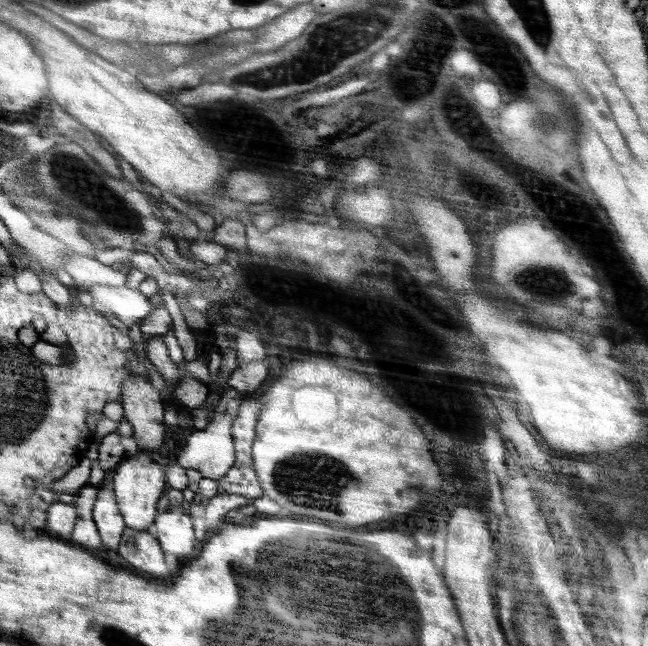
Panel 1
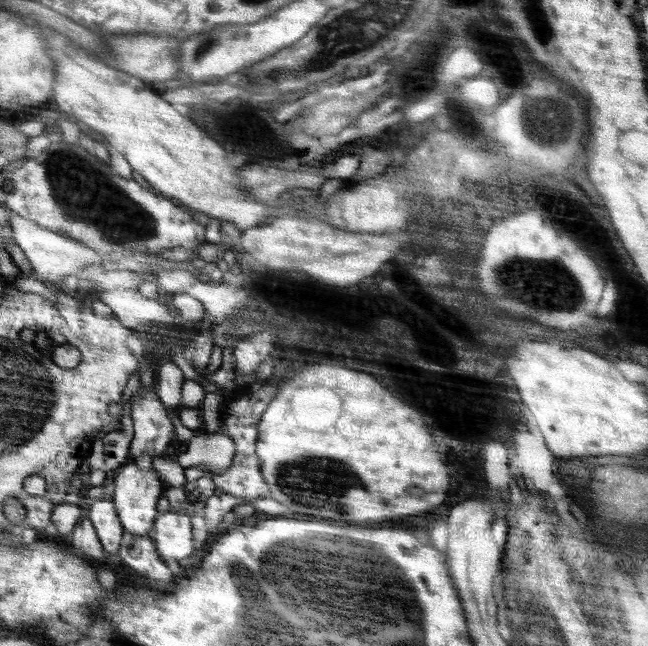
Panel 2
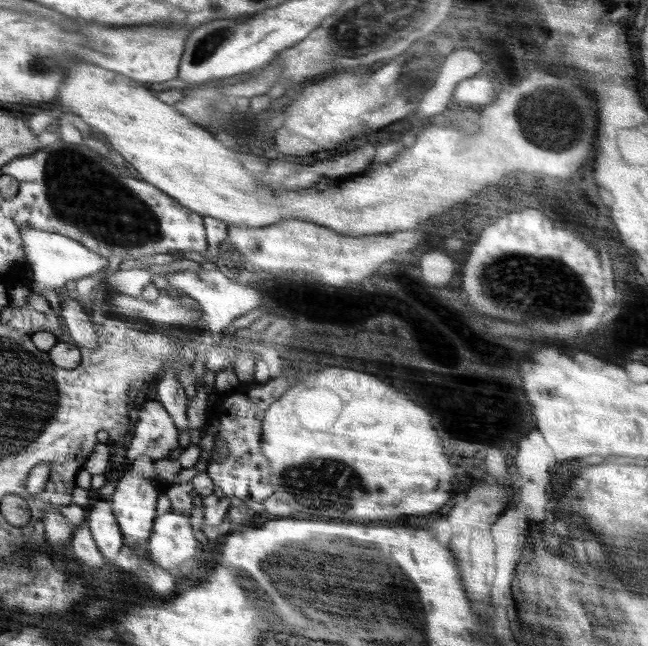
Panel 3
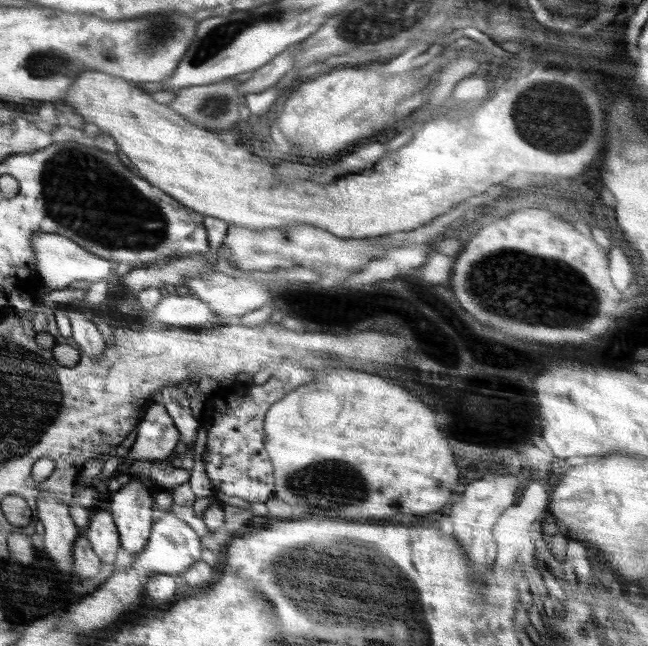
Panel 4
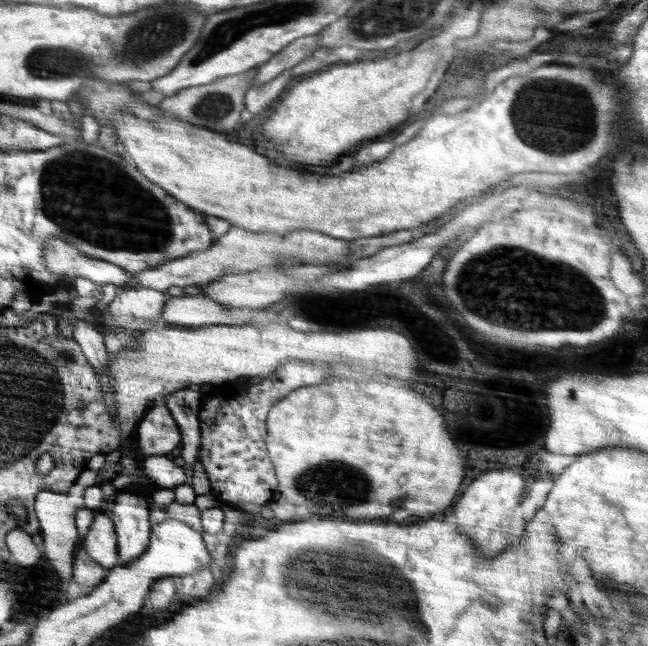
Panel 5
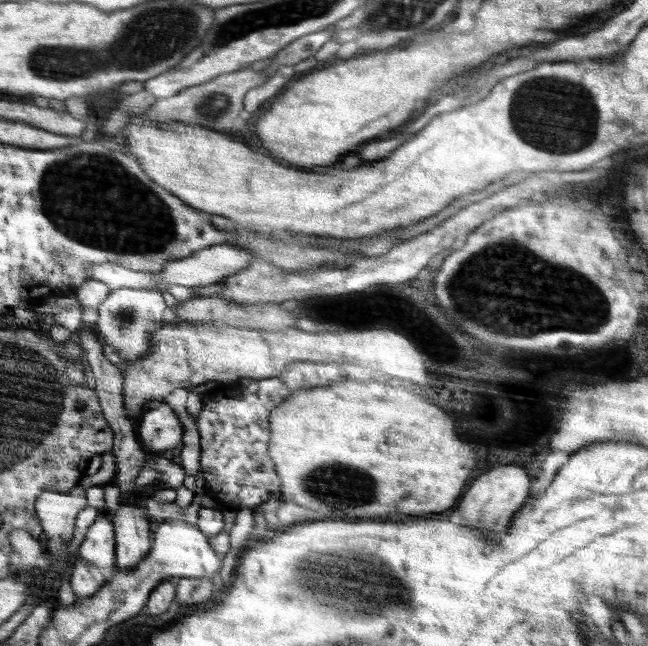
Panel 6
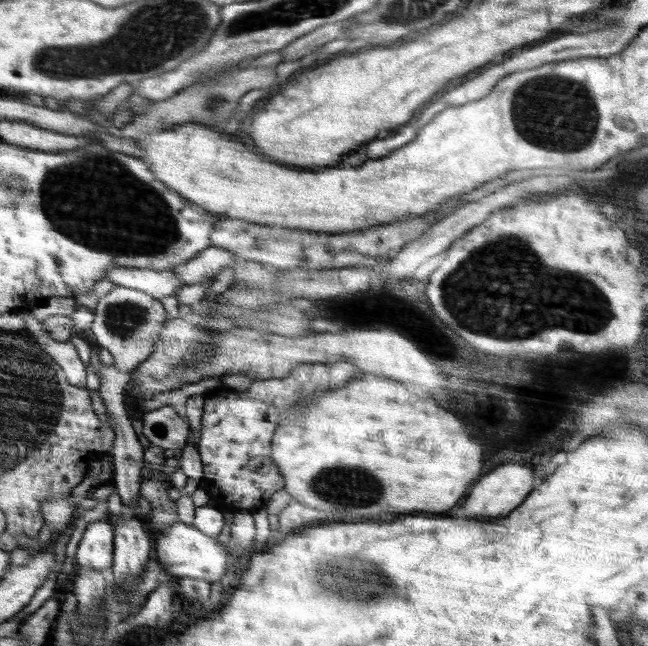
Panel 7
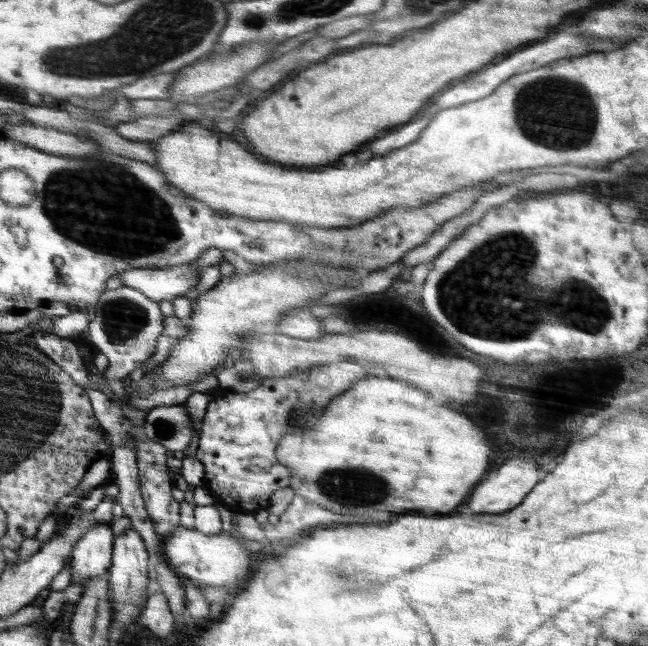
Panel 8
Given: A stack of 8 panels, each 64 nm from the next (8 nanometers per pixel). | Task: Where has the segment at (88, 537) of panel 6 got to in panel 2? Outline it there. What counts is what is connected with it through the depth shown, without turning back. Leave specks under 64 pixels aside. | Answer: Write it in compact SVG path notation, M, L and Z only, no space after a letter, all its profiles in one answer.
M107 495L94 501L89 508L89 518L104 552L110 556L116 554L118 548L121 548L125 529L122 528L122 522L118 518L112 498Z

